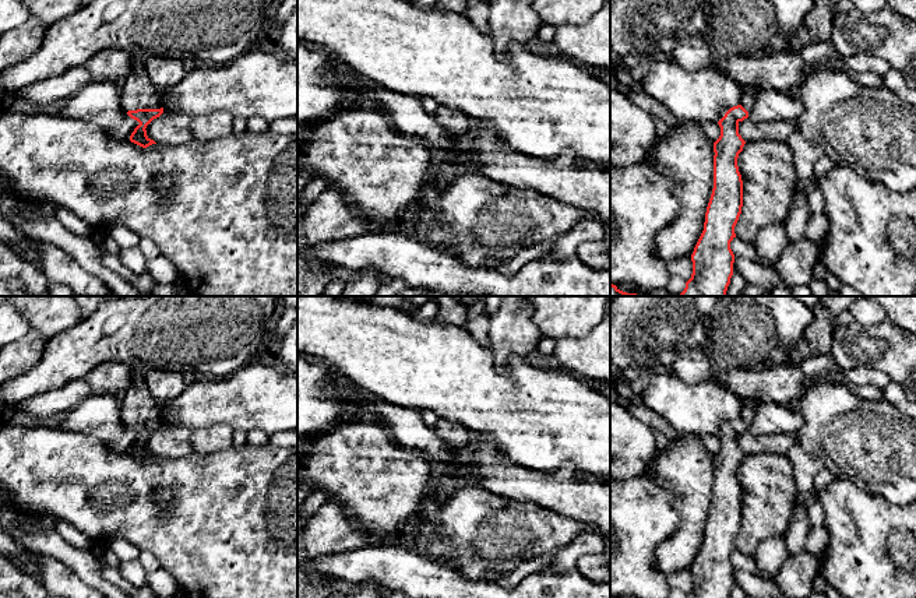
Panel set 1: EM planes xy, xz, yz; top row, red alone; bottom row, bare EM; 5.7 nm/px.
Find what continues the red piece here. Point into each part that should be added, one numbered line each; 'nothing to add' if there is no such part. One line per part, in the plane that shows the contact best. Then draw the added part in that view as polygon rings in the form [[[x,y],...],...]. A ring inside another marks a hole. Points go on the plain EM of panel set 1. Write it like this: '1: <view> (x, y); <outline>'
1: xy (138, 405); [[[133,373],[133,386],[121,402],[121,419],[126,425],[137,422],[161,422],[159,405],[151,395],[145,374]]]

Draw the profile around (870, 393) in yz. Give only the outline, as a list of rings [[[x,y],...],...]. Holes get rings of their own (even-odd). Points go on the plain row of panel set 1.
[[[848,384],[849,390],[860,397],[860,398],[864,398],[864,400],[869,400],[869,401],[878,401],[878,400],[882,400],[882,390],[877,388],[877,387],[873,387],[873,386],[852,386],[852,384]]]

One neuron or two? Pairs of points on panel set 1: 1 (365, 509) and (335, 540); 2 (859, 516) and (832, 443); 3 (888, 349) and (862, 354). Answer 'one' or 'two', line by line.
1: two
2: two
3: one

